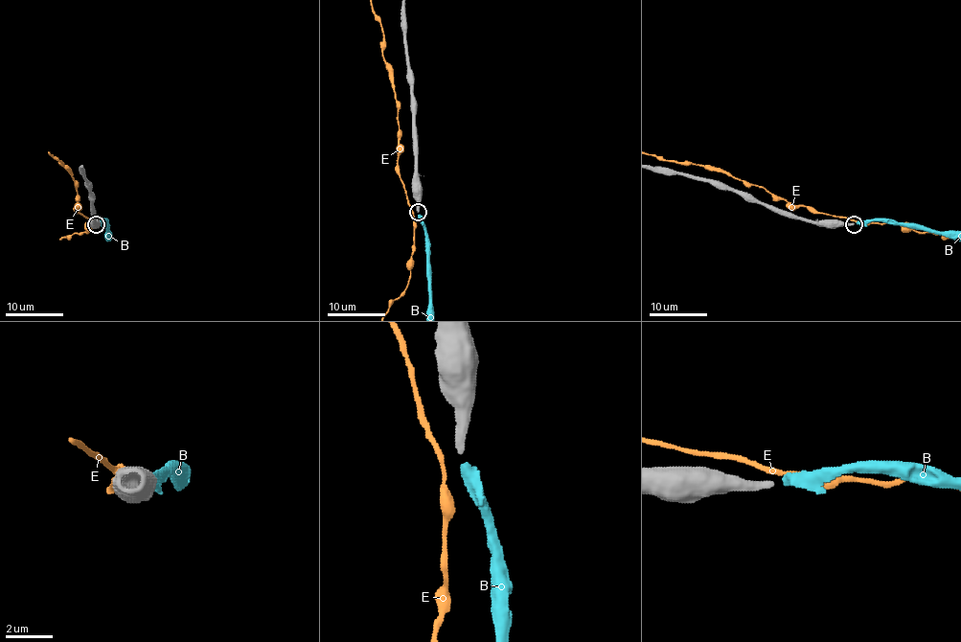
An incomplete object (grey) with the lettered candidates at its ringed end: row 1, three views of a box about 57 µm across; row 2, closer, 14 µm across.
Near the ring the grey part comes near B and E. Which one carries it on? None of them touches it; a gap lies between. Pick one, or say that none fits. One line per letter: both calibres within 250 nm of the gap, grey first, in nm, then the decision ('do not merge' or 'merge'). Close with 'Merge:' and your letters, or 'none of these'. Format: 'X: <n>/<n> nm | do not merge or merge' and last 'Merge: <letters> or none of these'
B: 320/480 nm | merge
E: 320/200 nm | do not merge
Merge: B

